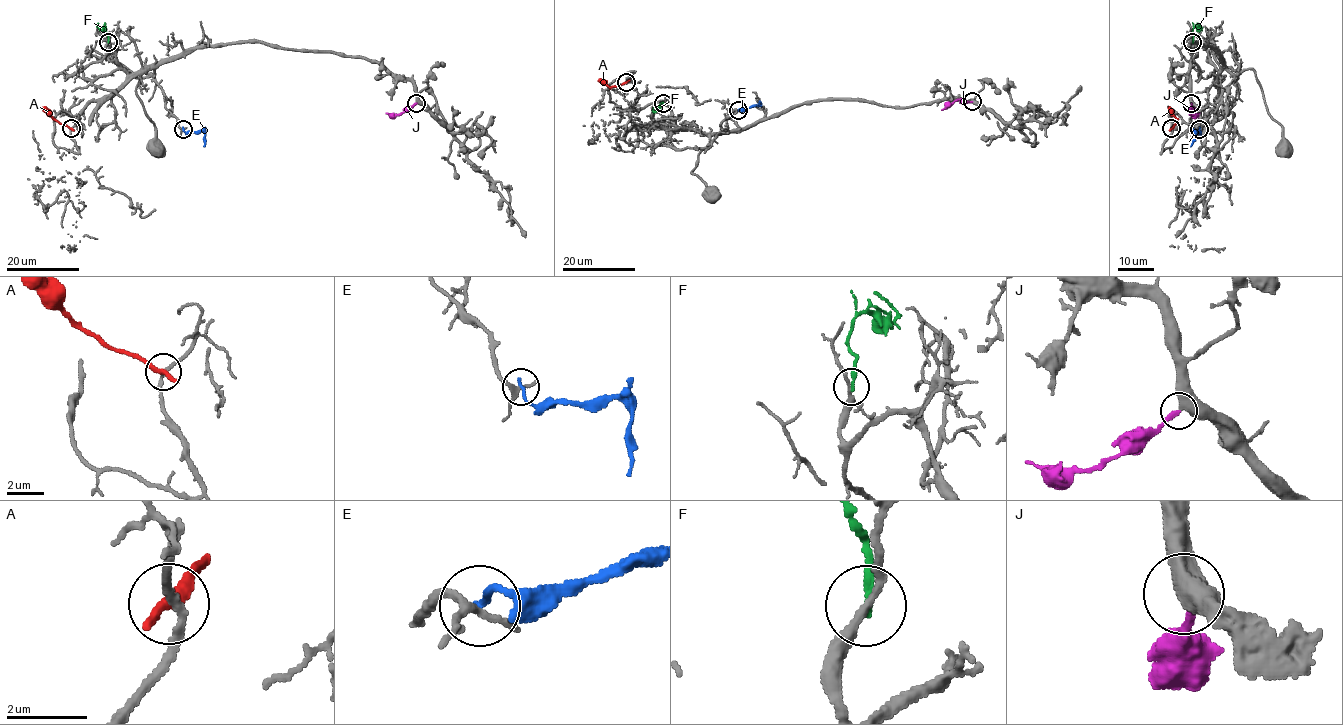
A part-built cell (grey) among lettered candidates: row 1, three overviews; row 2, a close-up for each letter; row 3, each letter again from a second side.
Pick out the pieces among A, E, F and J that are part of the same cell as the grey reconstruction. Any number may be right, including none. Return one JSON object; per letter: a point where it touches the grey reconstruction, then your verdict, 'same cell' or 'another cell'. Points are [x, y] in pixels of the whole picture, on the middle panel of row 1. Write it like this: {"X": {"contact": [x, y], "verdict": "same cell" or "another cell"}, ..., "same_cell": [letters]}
{"A": {"contact": [626, 82], "verdict": "another cell"}, "E": {"contact": [738, 110], "verdict": "another cell"}, "F": {"contact": [663, 103], "verdict": "another cell"}, "J": {"contact": [972, 101], "verdict": "same cell"}, "same_cell": ["J"]}

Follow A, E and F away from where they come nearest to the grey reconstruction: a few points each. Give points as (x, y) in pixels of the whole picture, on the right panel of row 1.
A: (1172, 128), (1176, 117), (1170, 107)
E: (1200, 128), (1194, 131), (1191, 146)
F: (1192, 41), (1192, 29), (1202, 27), (1197, 23)

